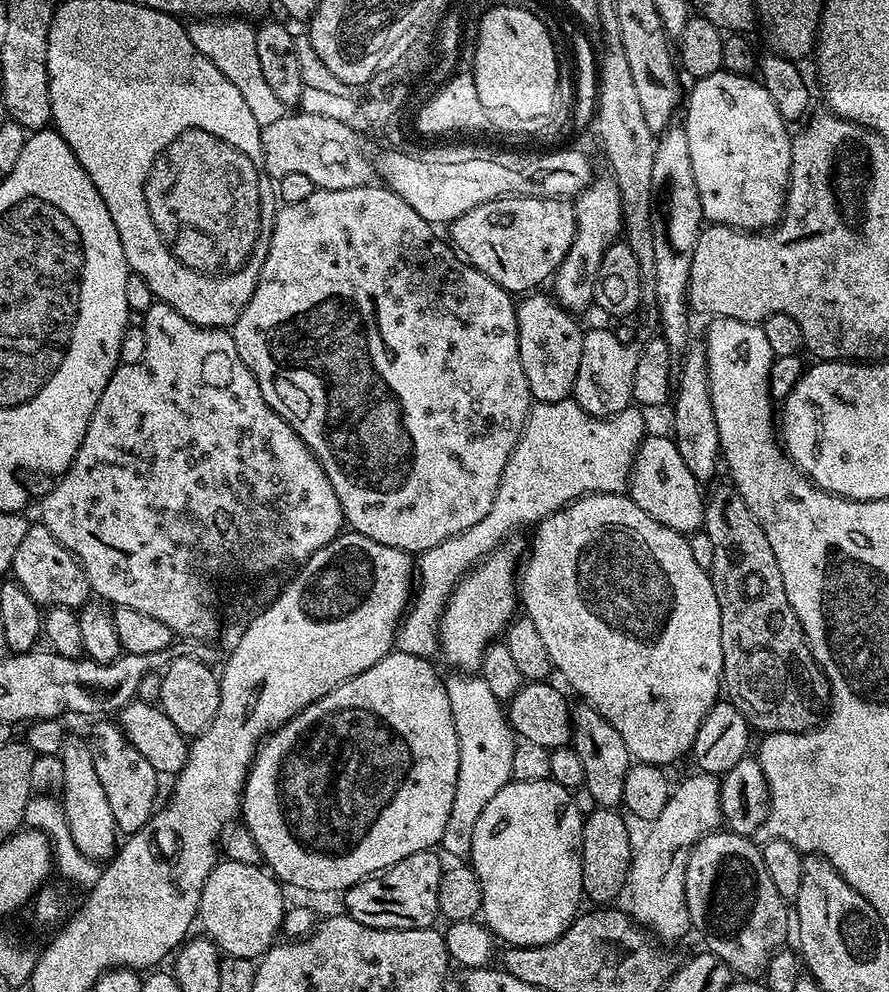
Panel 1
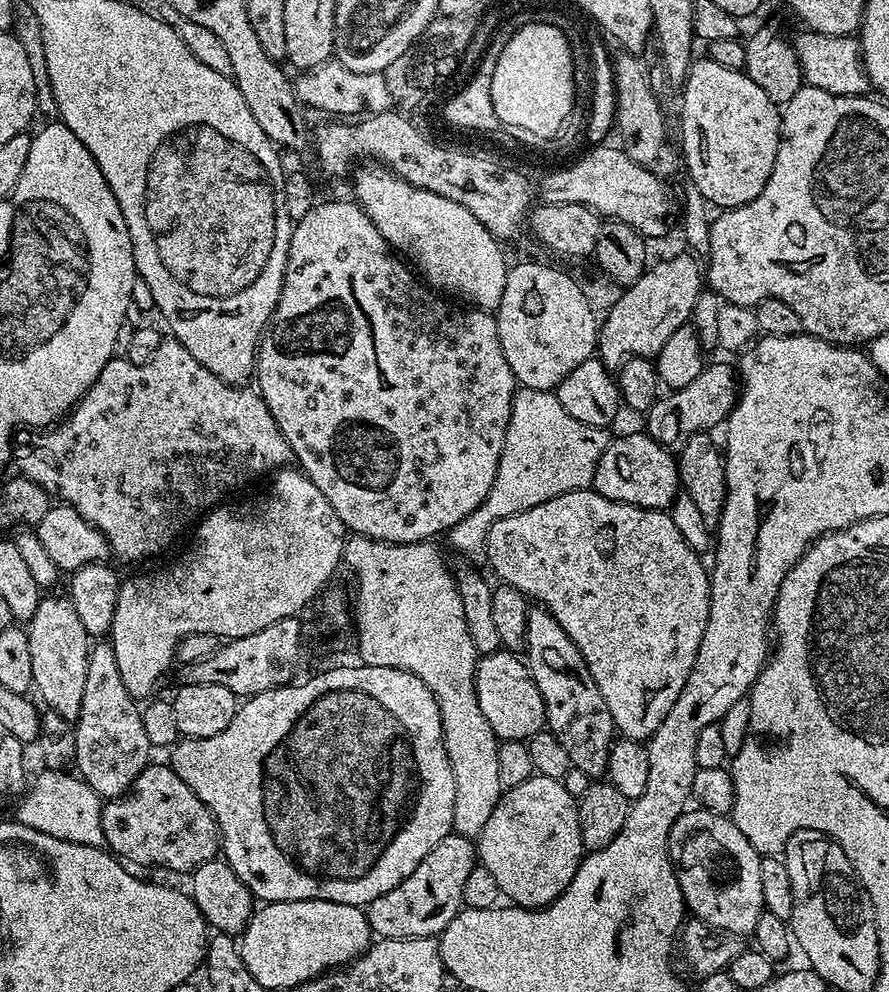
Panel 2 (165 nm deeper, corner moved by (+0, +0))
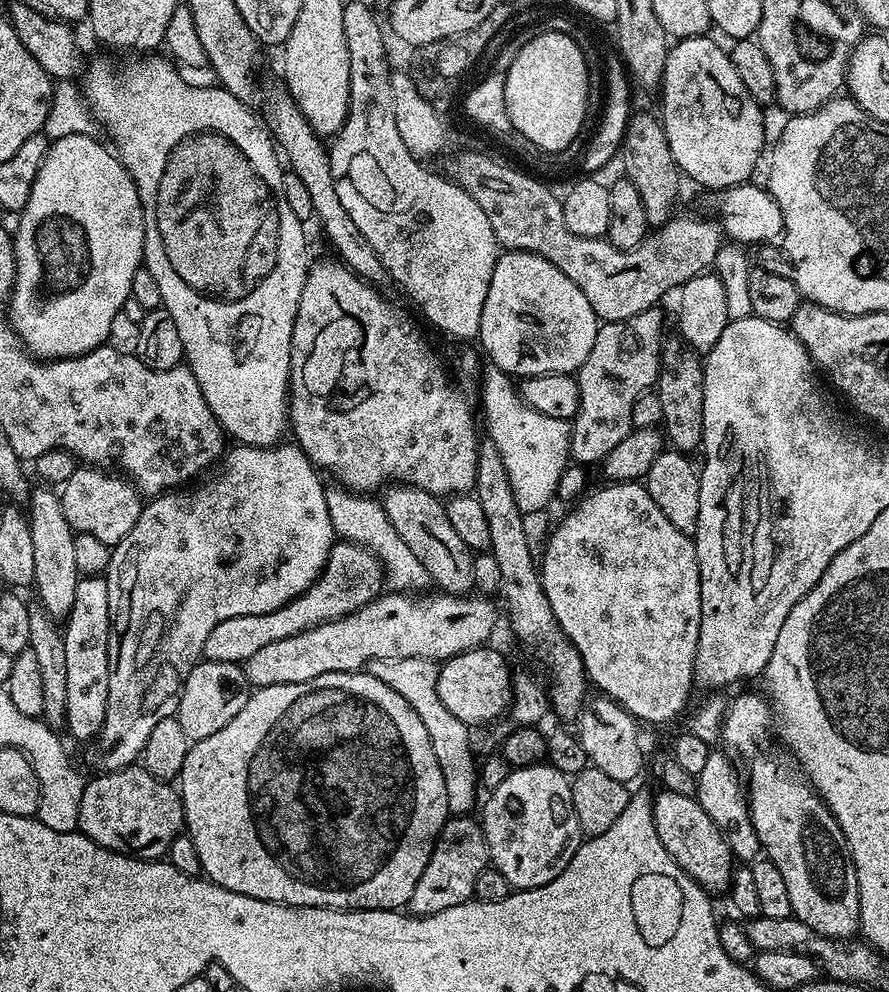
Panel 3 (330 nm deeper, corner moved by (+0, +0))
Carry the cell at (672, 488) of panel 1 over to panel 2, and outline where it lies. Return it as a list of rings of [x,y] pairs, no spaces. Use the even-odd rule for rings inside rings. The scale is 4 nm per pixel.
[[[647,433],[611,439],[595,467],[591,487],[610,501],[622,501],[639,508],[665,511],[680,492],[675,455]]]

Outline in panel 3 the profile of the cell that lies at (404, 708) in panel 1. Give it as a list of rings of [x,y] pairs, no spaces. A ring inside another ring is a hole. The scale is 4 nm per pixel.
[[[367,670],[358,672],[327,672],[310,682],[298,682],[286,686],[266,686],[257,688],[249,695],[246,706],[218,730],[218,734],[210,734],[210,738],[202,738],[195,741],[189,747],[186,754],[186,762],[182,766],[178,777],[178,791],[180,800],[184,804],[184,828],[186,835],[192,839],[194,850],[198,854],[200,872],[213,884],[222,886],[231,892],[246,894],[250,898],[258,898],[275,904],[289,904],[291,908],[342,908],[345,910],[359,910],[362,908],[386,908],[389,910],[400,910],[407,905],[410,894],[414,894],[414,886],[418,886],[418,878],[422,878],[422,870],[426,870],[426,862],[432,853],[432,847],[436,845],[436,837],[444,828],[445,820],[449,819],[450,813],[446,802],[446,782],[442,778],[442,766],[438,766],[438,758],[434,758],[434,750],[430,746],[430,734],[426,734],[426,726],[422,726],[422,718],[414,714],[410,702],[398,694],[398,690],[390,690],[386,682],[378,682]]]

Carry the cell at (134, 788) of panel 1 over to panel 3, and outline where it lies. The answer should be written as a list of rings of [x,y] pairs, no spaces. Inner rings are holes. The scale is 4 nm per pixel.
[[[103,575],[81,576],[74,590],[74,604],[62,624],[66,648],[67,699],[66,732],[76,740],[88,742],[104,724],[106,698],[110,690],[110,598],[108,582]]]

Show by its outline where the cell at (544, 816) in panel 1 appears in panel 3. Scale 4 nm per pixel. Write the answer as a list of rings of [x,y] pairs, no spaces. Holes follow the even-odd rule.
[[[548,762],[512,768],[506,782],[491,789],[487,795],[482,827],[491,867],[496,868],[516,890],[541,888],[546,882],[558,878],[582,843],[569,777]]]

